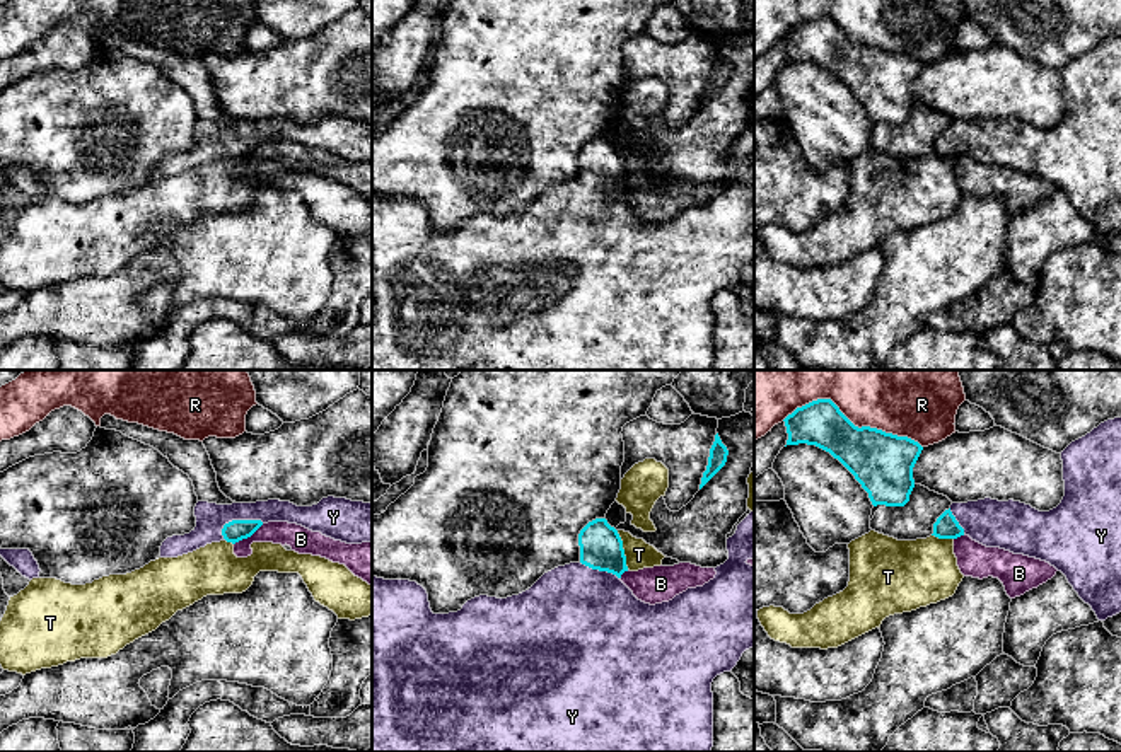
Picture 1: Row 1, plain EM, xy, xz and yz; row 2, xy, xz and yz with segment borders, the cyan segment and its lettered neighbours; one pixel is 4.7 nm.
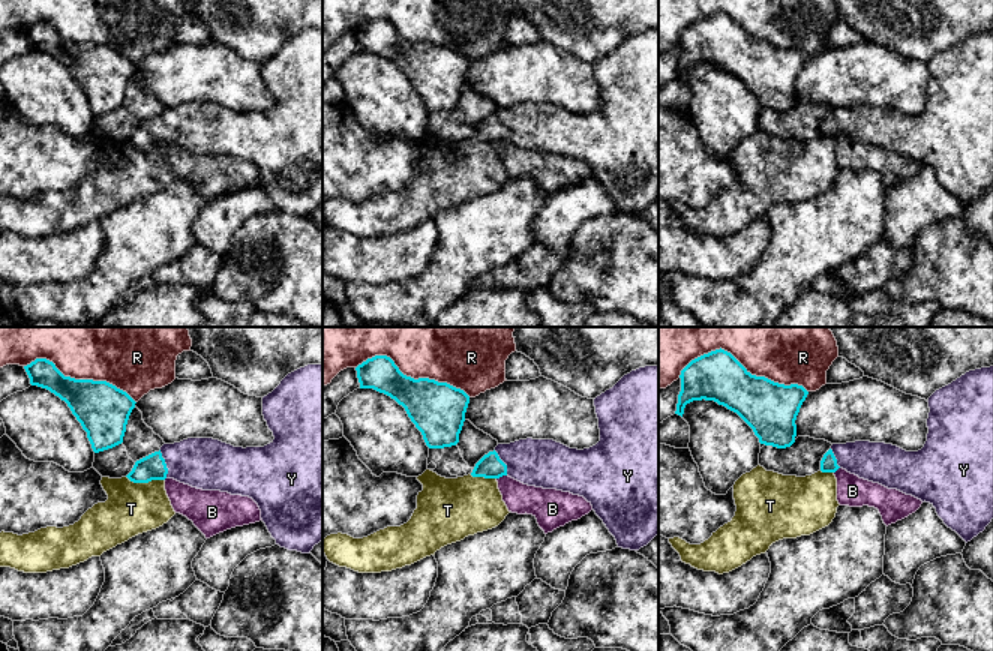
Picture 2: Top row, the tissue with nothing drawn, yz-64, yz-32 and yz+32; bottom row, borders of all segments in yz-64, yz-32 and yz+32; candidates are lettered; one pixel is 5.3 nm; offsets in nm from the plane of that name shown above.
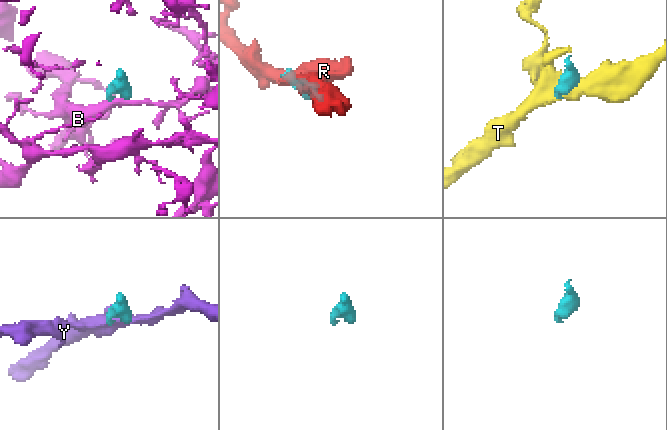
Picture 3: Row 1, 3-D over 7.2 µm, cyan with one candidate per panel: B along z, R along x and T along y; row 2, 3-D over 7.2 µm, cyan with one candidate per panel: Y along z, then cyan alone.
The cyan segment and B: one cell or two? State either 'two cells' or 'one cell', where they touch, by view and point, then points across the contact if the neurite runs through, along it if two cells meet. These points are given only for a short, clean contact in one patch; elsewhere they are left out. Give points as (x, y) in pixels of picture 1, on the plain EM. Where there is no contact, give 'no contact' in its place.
two cells; meets cyan in xy at (248, 154); border along xy (263, 142), (234, 162)

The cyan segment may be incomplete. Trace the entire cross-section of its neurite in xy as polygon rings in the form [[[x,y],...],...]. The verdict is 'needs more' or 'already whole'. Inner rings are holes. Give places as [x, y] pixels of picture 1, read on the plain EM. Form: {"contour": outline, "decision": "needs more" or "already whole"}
{"contour": [[[328,114],[312,124],[268,118],[256,121],[217,123],[198,119],[196,145],[184,153],[167,155],[160,176],[177,176],[212,160],[239,160],[263,142],[288,140],[346,162],[372,160],[372,121]]], "decision": "needs more"}

